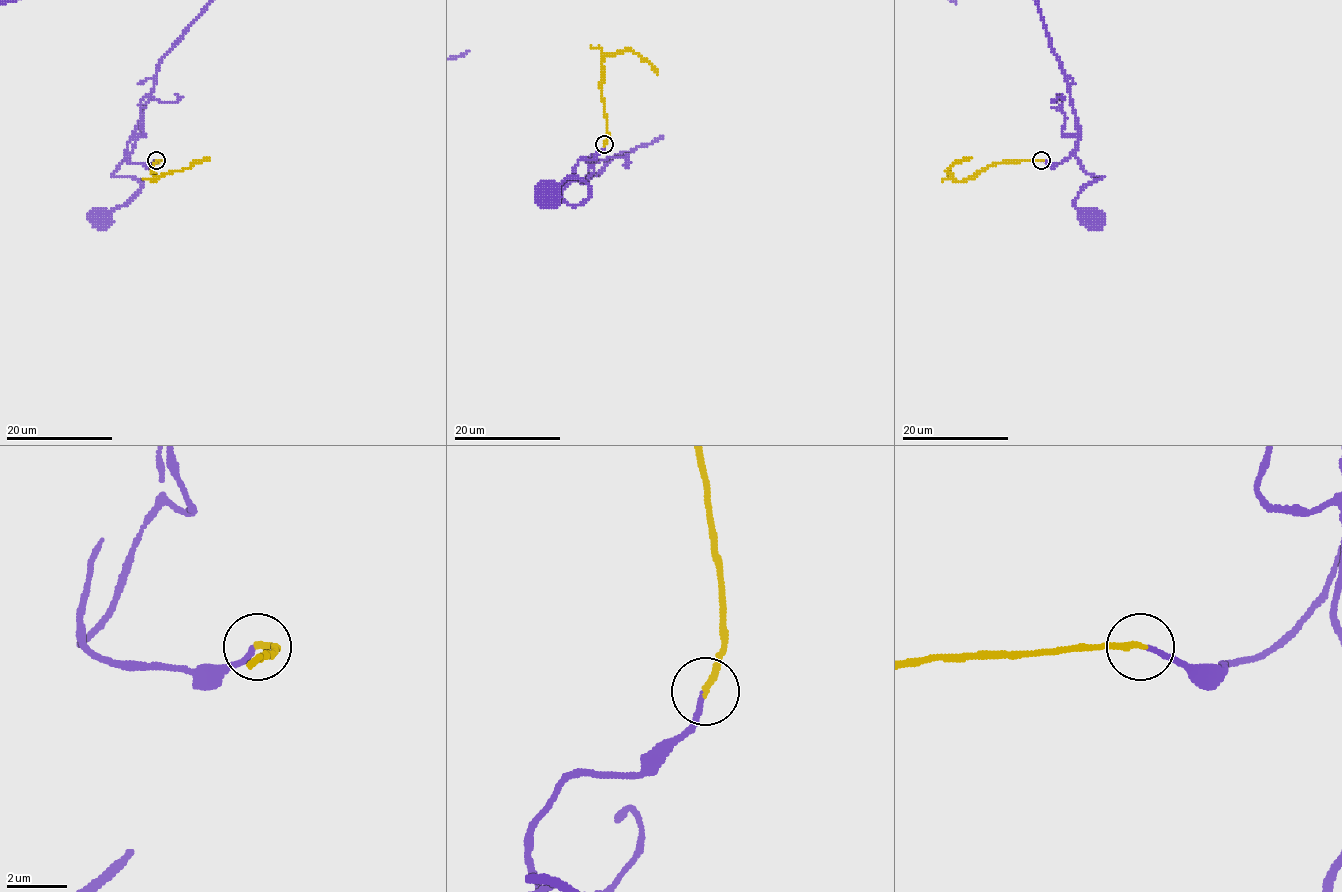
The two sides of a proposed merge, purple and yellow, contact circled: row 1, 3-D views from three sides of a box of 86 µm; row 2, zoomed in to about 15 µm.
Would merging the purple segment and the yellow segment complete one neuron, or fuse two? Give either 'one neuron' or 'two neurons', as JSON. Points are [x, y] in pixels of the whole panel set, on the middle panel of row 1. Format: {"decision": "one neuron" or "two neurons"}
{"decision": "one neuron"}

